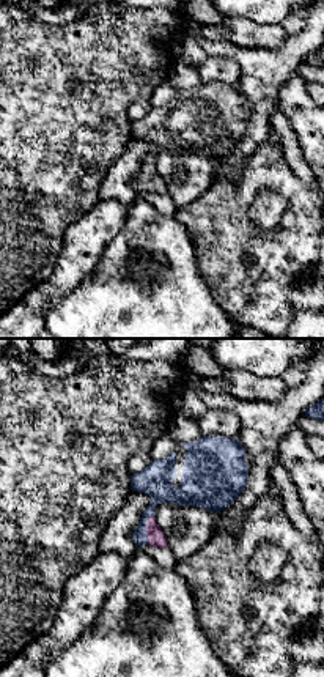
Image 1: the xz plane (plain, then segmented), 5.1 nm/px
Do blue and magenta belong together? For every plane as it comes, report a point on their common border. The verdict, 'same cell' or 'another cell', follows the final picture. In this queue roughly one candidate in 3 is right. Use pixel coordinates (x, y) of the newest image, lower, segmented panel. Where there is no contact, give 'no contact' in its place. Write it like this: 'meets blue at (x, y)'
meets blue at (145, 528)

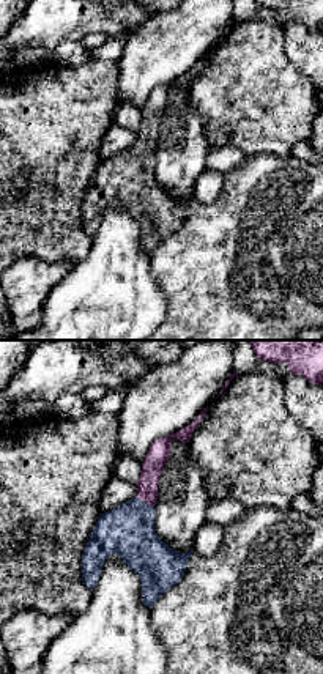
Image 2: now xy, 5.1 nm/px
meets blue at (145, 503)

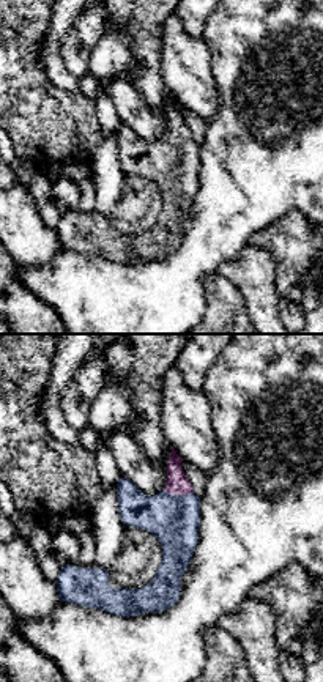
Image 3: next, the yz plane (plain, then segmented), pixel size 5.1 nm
meets blue at (178, 495)

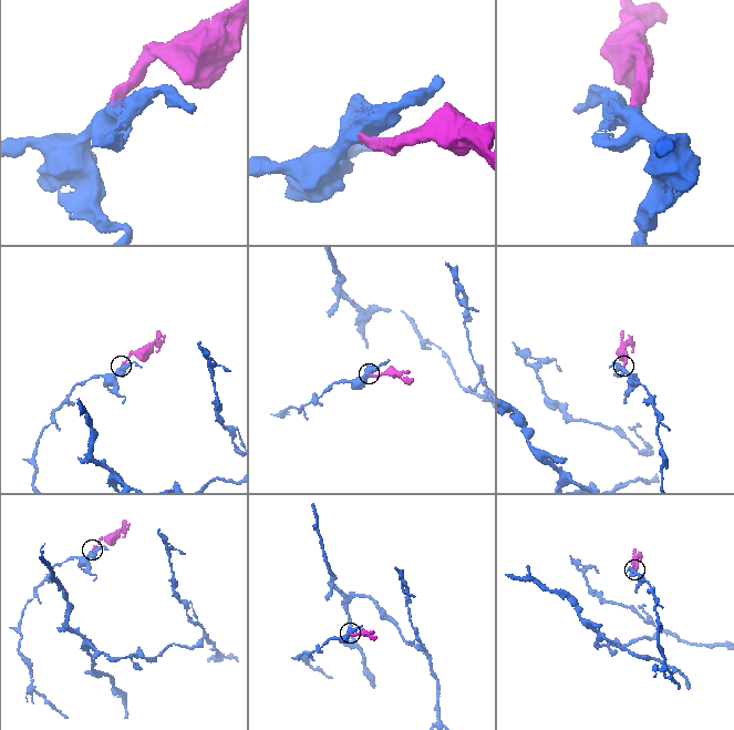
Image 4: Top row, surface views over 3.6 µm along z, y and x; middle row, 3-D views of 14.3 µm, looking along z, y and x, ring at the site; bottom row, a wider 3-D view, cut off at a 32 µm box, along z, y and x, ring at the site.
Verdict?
same cell

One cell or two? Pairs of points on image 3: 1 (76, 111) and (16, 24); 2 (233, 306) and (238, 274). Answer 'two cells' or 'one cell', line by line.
1: one cell
2: two cells

